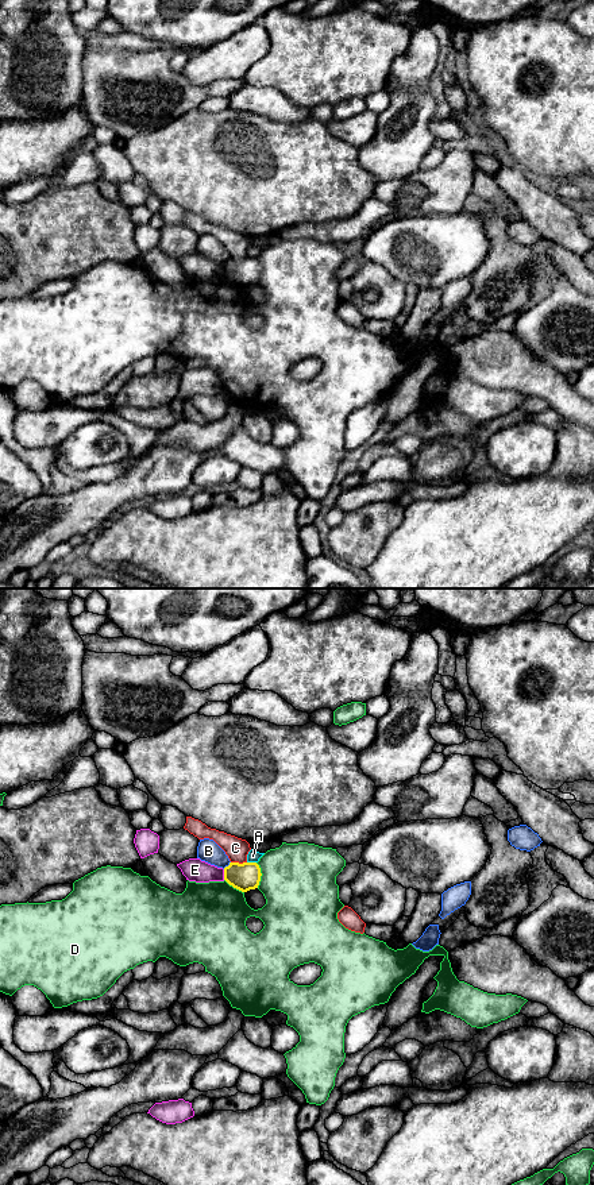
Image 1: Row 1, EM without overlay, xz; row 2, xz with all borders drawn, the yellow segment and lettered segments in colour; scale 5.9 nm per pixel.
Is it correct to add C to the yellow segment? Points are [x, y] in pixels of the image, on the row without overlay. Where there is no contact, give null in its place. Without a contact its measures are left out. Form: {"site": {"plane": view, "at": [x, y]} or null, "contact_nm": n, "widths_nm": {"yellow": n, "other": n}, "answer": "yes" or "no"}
{"site": {"plane": "xz", "at": [238, 258]}, "contact_nm": 100, "widths_nm": {"yellow": 170, "other": 140}, "answer": "no"}

